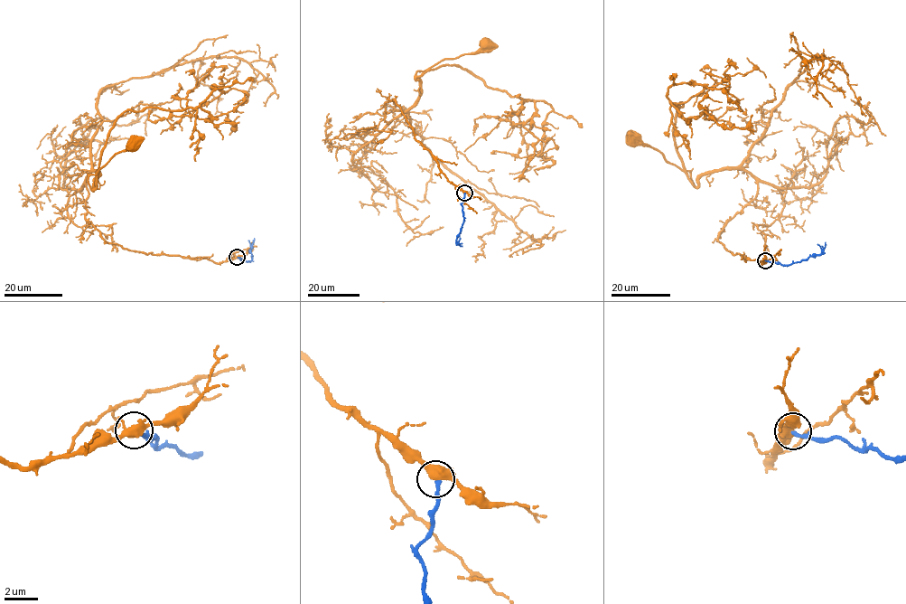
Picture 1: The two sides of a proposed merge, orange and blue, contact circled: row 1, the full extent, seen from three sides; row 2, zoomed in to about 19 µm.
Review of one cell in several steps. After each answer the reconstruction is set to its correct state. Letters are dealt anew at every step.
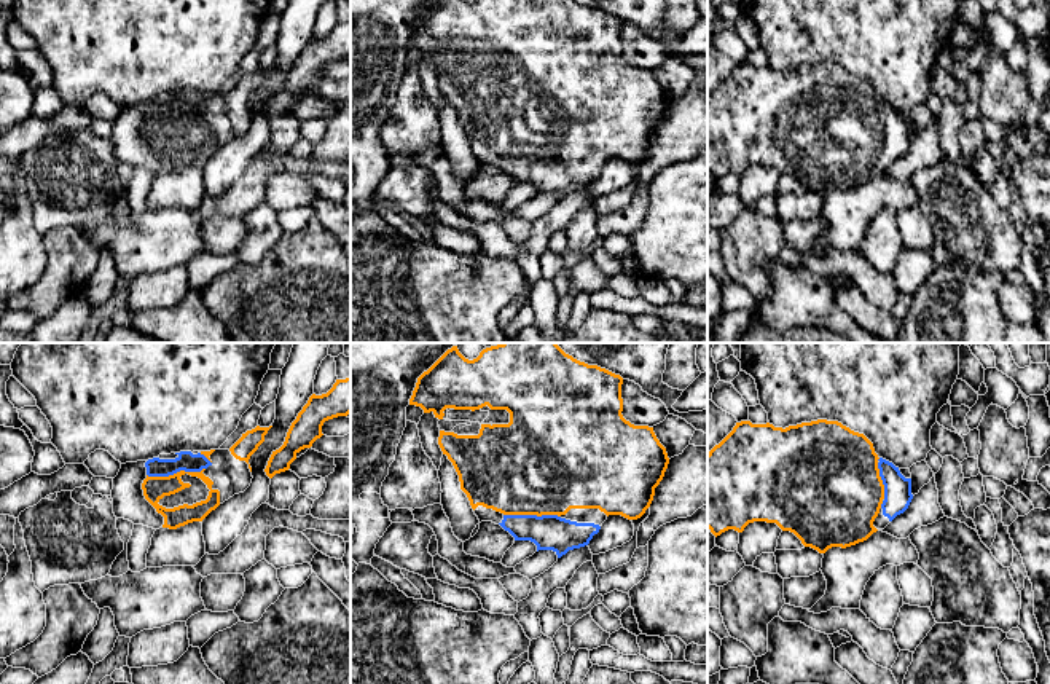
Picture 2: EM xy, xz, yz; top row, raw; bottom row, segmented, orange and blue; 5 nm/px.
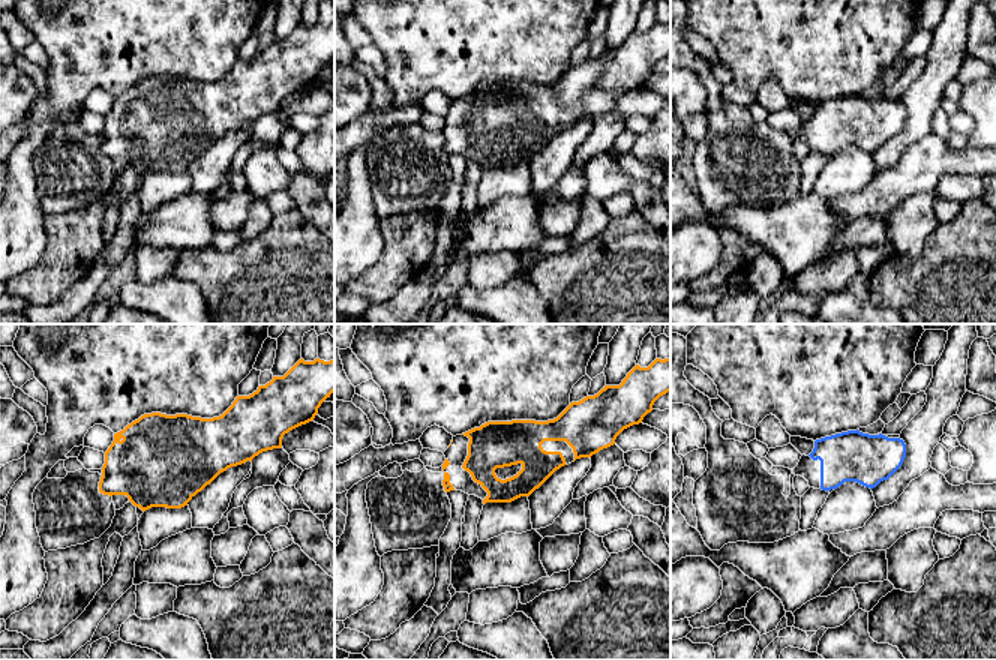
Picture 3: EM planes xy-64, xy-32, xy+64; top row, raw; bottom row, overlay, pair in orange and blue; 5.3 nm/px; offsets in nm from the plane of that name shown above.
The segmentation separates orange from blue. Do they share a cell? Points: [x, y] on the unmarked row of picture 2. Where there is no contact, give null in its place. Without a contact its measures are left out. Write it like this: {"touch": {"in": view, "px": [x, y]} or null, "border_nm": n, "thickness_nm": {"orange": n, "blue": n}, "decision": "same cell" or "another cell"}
{"touch": {"in": "xy", "px": [177, 115]}, "border_nm": 300, "thickness_nm": {"orange": 120, "blue": 100}, "decision": "same cell"}

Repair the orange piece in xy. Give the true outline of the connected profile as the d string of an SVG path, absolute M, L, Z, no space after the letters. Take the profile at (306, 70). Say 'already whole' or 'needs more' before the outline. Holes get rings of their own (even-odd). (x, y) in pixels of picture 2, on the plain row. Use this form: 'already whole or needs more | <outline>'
already whole | M351 19L336 22L327 37L312 37L292 65L284 88L272 94L264 112L266 118L272 121L276 116L288 113L290 107L296 102L296 97L304 91L311 91L312 86L323 78L322 69L325 64L347 59L349 56Z

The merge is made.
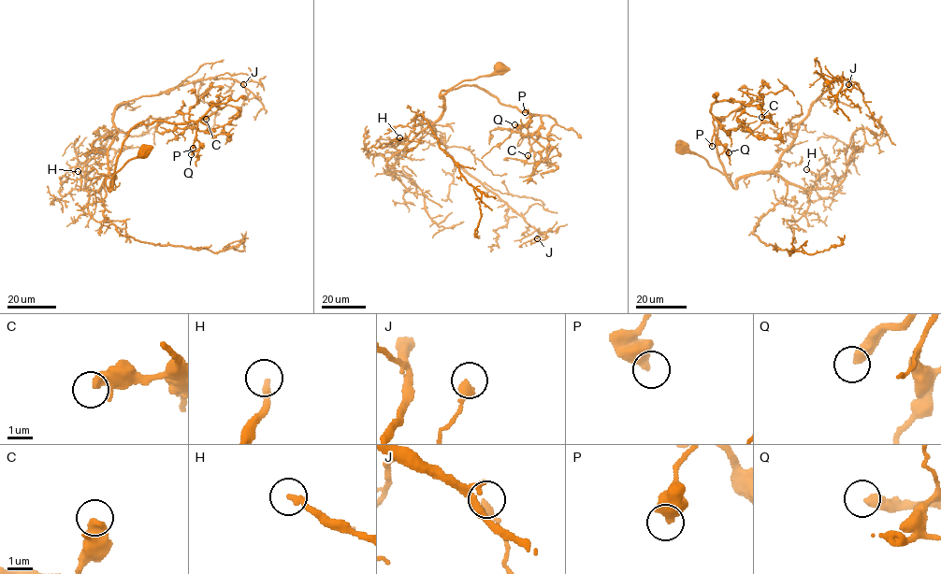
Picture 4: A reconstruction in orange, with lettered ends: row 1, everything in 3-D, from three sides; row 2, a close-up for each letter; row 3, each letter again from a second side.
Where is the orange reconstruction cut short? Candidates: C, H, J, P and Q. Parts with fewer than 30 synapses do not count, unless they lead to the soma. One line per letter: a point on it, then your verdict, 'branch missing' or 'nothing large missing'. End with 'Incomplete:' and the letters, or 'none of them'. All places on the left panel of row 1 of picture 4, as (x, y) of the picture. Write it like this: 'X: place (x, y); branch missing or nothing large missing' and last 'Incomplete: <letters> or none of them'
C: place (206, 119); nothing large missing
H: place (78, 171); nothing large missing
J: place (243, 84); nothing large missing
P: place (193, 148); nothing large missing
Q: place (191, 154); branch missing
Incomplete: Q

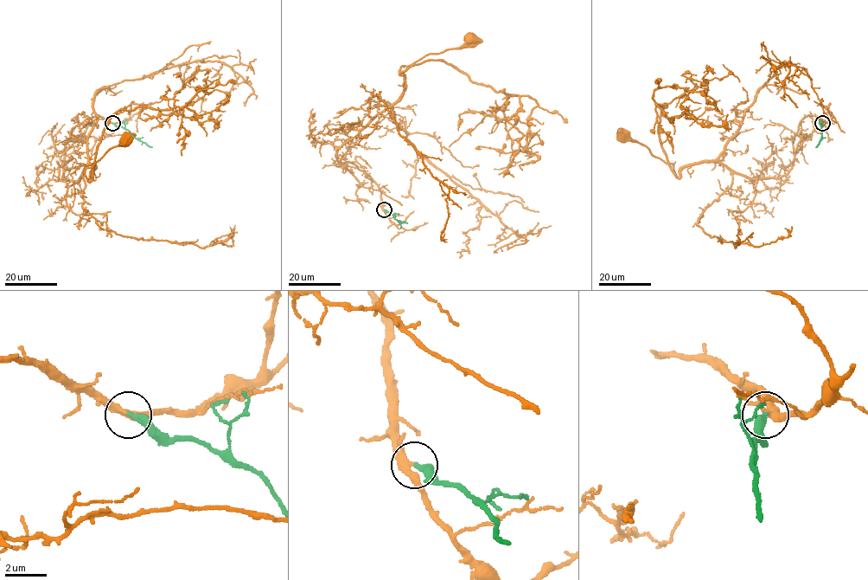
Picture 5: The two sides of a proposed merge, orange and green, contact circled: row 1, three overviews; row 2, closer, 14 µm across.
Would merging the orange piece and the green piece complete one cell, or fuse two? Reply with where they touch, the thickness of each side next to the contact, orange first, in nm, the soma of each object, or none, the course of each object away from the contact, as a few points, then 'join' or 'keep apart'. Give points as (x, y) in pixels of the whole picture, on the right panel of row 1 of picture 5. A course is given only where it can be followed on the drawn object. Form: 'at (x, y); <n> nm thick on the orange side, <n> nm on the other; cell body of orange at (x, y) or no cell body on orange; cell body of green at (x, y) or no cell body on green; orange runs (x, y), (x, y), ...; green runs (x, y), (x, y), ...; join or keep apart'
at (822, 123); 280 nm thick on the orange side, 280 nm on the other; cell body of orange at (622, 136); no cell body on green; orange runs (822, 122), (804, 116), (793, 166), (779, 177), (748, 178), (720, 162), (686, 165), (678, 177), (622, 134); green runs (822, 122), (821, 137), (816, 147); join

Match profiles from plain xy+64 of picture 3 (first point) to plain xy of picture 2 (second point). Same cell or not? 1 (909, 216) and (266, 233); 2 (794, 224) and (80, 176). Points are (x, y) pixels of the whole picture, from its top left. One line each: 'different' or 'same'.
1: same
2: different

